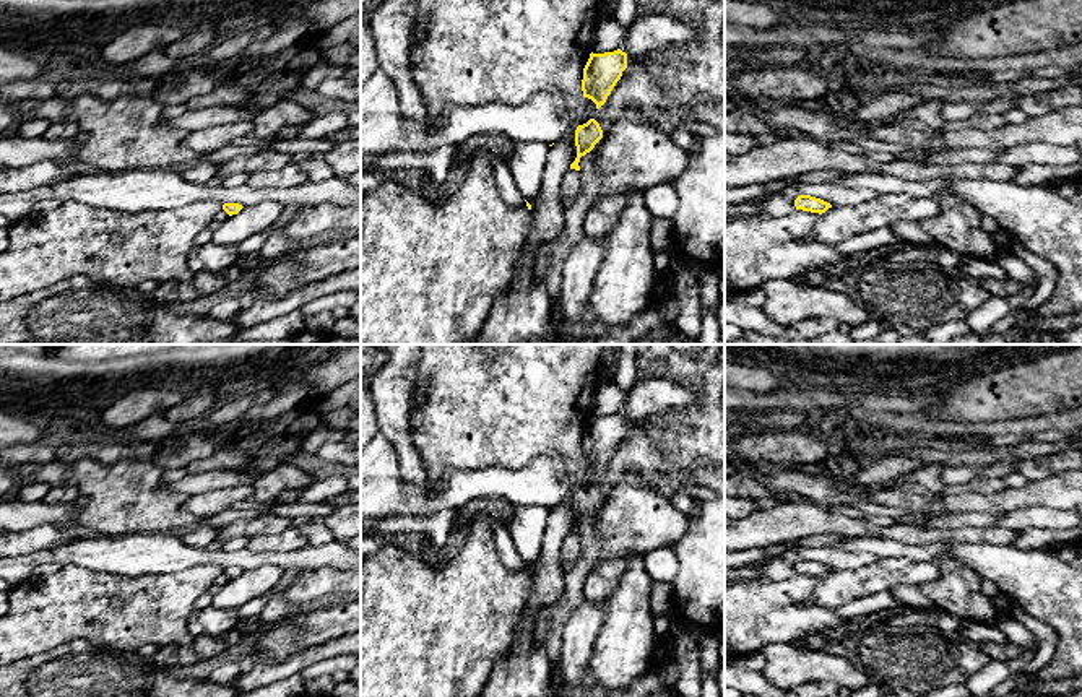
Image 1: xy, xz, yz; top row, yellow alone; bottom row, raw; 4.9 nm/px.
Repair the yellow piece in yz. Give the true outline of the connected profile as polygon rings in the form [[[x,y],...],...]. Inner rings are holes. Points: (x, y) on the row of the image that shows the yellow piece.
[[[799,195],[796,200],[794,200],[794,206],[796,210],[803,210],[803,211],[811,211],[811,213],[825,213],[829,208],[832,208],[830,203],[820,200],[820,198],[816,198],[816,197],[811,197],[811,195]]]

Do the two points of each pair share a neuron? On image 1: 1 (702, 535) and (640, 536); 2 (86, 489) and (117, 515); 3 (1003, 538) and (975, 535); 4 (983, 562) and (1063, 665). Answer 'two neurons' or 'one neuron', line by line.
1: two neurons
2: one neuron
3: one neuron
4: one neuron

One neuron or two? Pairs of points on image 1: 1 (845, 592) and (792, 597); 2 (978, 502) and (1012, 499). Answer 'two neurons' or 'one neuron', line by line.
1: two neurons
2: one neuron

